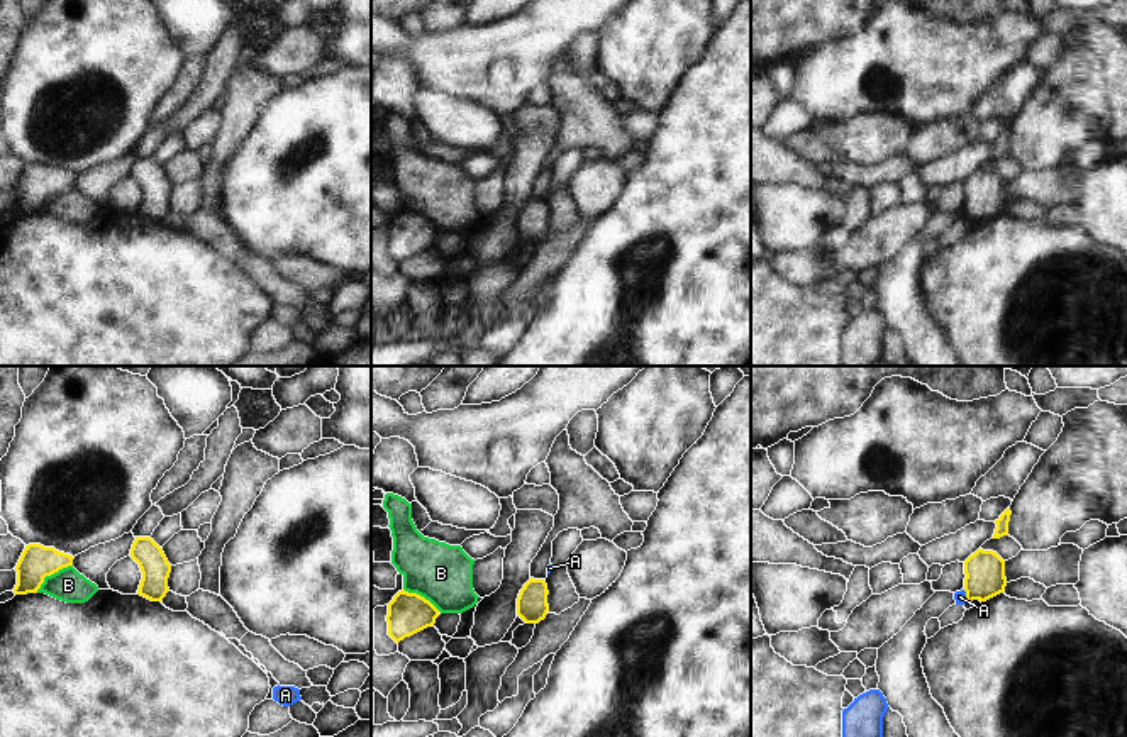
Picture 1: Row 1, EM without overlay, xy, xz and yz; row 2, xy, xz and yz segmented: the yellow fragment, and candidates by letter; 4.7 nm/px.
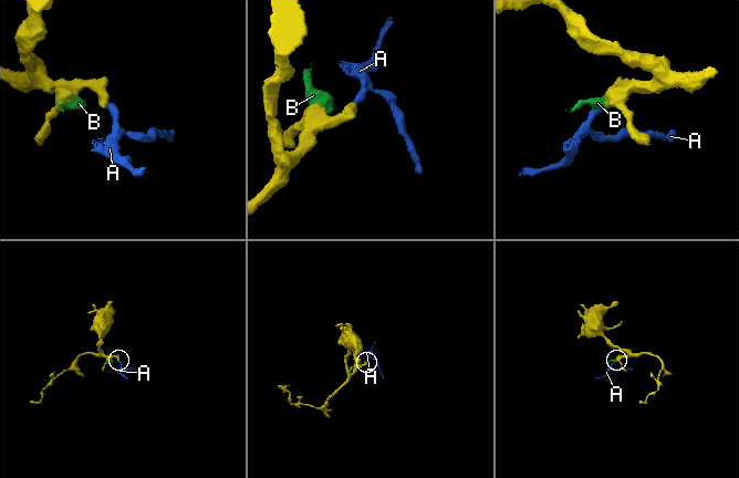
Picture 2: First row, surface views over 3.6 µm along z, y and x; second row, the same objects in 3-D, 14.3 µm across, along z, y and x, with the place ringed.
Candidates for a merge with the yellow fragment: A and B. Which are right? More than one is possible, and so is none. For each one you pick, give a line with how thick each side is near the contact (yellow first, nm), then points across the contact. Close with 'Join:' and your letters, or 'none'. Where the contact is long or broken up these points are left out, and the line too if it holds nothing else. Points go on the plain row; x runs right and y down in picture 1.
Join: none

